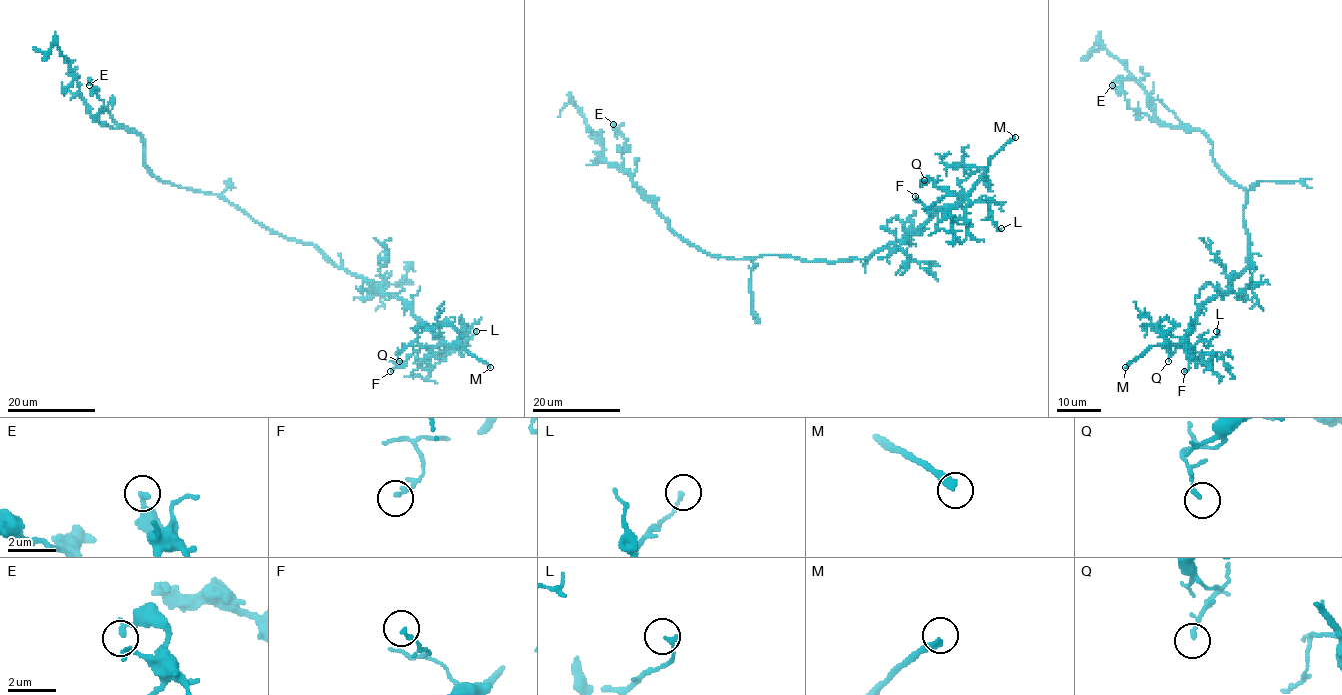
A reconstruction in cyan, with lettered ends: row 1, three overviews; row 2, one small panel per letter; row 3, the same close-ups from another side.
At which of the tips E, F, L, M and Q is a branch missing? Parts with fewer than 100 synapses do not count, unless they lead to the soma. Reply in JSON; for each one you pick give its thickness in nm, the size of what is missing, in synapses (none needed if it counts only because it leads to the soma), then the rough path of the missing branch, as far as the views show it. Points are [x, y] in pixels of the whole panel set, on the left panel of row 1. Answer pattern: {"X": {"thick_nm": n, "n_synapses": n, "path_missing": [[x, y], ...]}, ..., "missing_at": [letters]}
{"M": {"thick_nm": 320}, "missing_at": ["M"]}

